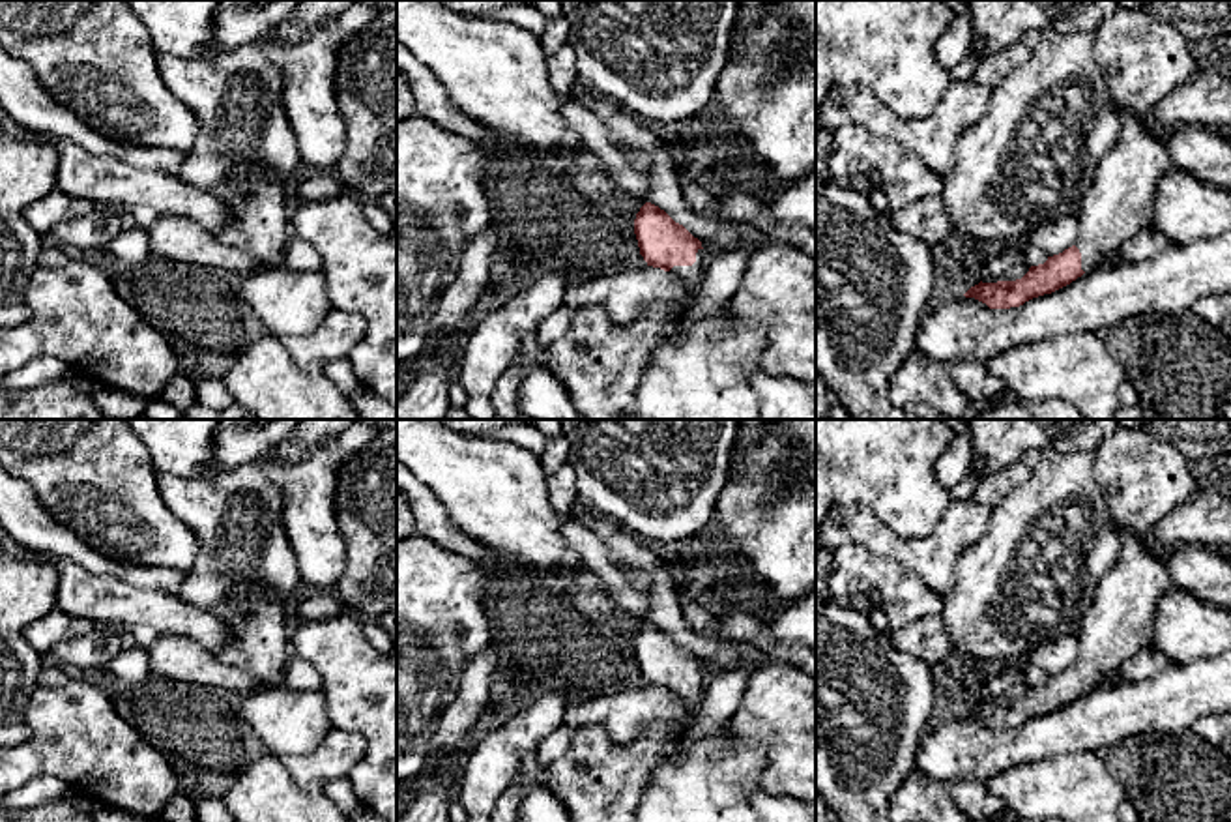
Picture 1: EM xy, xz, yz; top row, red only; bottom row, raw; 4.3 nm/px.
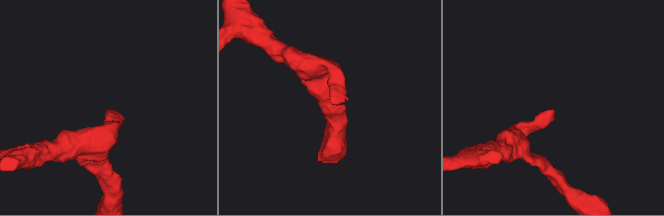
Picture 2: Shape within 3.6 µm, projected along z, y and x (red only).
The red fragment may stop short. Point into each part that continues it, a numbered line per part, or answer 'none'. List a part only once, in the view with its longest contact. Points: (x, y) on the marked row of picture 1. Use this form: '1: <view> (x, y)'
1: xz (689, 276)

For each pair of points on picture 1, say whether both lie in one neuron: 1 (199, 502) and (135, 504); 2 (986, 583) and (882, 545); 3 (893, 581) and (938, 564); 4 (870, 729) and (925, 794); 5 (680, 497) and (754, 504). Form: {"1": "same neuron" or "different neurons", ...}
{"1": "different neurons", "2": "different neurons", "3": "different neurons", "4": "different neurons", "5": "different neurons"}

